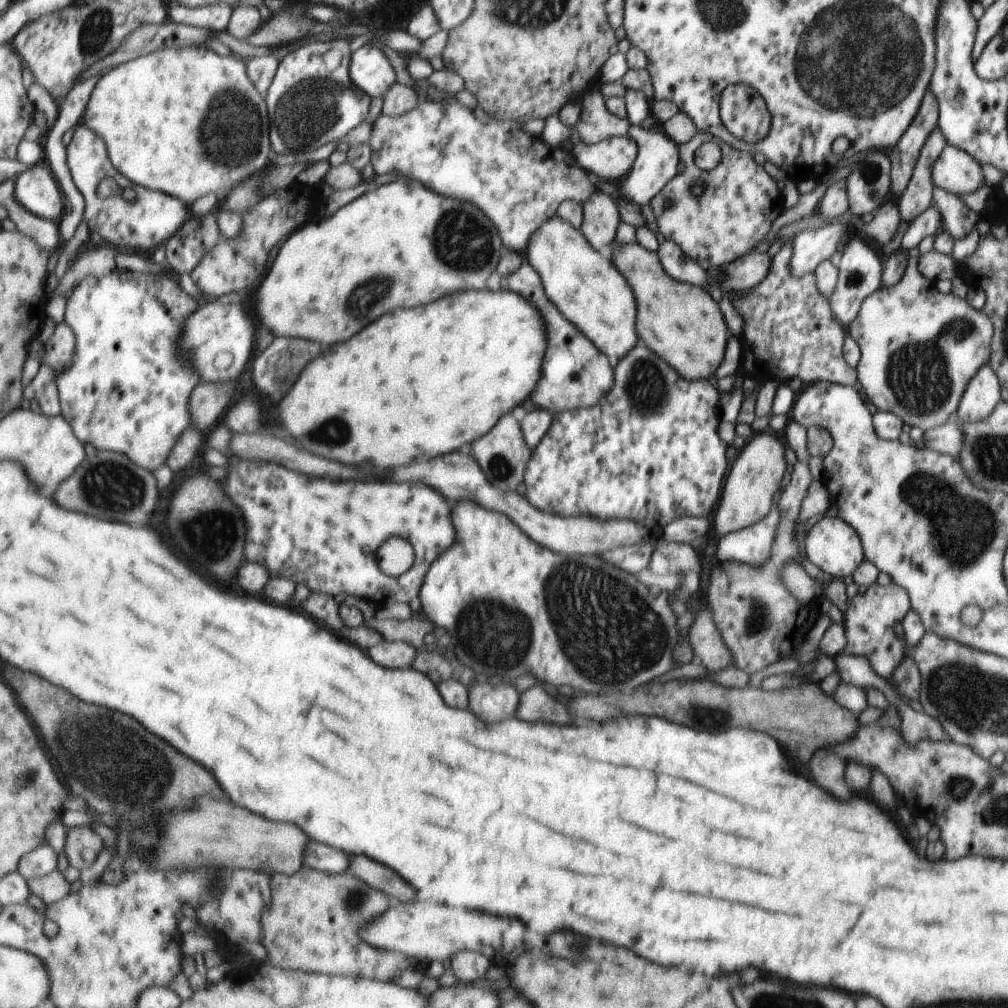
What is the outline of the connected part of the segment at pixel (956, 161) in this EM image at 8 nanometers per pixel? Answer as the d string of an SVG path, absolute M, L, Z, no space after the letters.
M948 144L932 166L932 180L938 188L958 196L978 190L985 181L980 162Z

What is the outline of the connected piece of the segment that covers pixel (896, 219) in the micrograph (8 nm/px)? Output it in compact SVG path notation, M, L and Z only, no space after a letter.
M891 200L882 202L882 205L873 212L871 222L863 224L862 229L869 236L879 242L882 247L892 240L901 226L898 206Z

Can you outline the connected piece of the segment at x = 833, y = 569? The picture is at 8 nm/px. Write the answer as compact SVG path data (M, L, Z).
M824 516L806 534L806 556L812 564L818 566L829 577L843 579L845 576L852 576L852 572L862 564L865 555L862 554L863 544L858 536L857 531L848 522L844 522L842 518Z

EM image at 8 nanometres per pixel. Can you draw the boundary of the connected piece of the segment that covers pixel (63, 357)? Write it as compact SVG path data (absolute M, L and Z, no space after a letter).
M67 321L60 323L54 334L46 342L46 364L50 364L56 375L68 366L72 366L72 360L76 358L76 346L78 346L78 337L76 331Z

